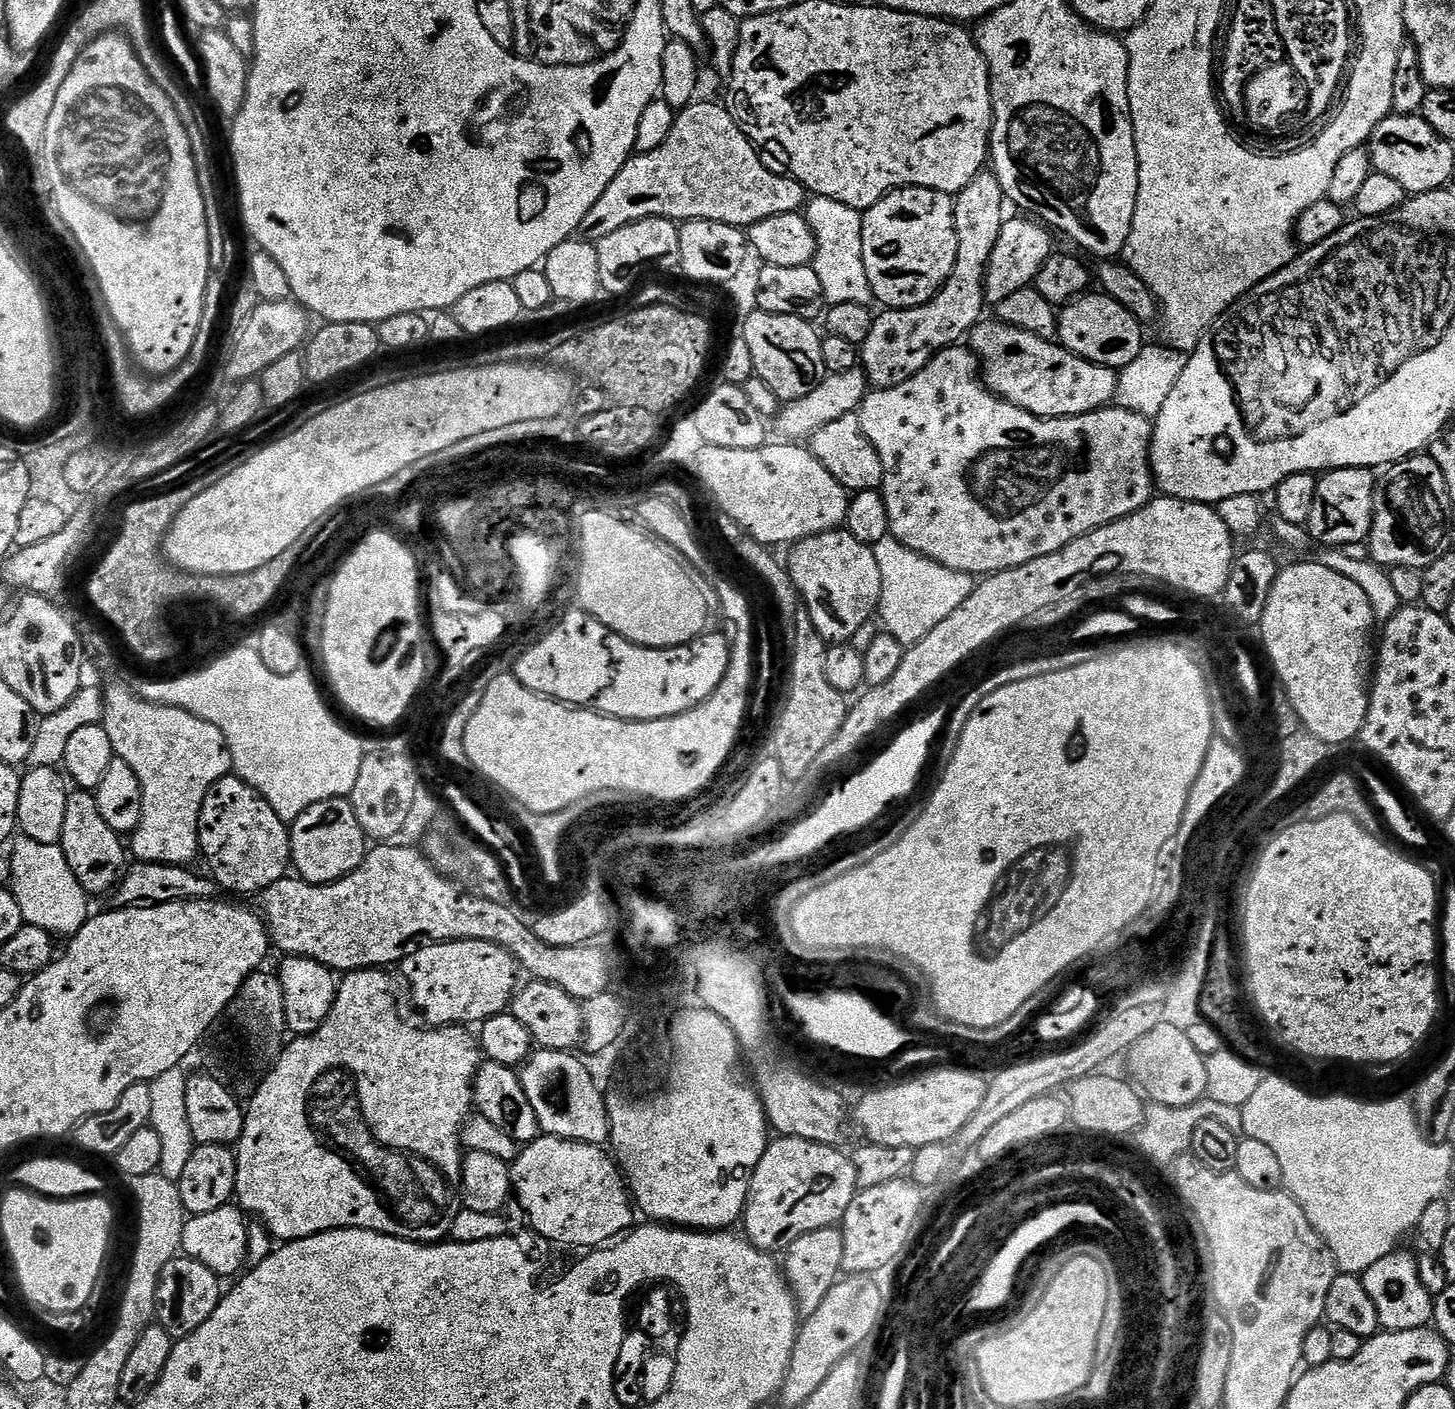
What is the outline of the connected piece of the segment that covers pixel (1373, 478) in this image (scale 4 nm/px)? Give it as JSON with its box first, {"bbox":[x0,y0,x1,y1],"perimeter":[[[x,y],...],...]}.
{"bbox":[1306,468,1377,546],"perimeter":[[[1333,468],[1321,475],[1316,481],[1314,506],[1310,514],[1306,531],[1320,546],[1346,546],[1344,544],[1363,545],[1372,529],[1372,511],[1376,493],[1377,473],[1370,468]]]}

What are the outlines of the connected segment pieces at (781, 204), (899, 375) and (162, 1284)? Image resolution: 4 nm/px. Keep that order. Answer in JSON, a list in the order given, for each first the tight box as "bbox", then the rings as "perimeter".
[{"bbox":[579,100,805,242],"perimeter":[[[702,100],[689,104],[687,108],[679,109],[666,142],[662,142],[658,150],[636,152],[629,156],[622,170],[614,174],[614,182],[610,182],[610,186],[602,190],[602,198],[598,198],[594,206],[590,206],[590,214],[582,218],[579,235],[583,239],[595,242],[606,238],[606,234],[614,234],[614,230],[620,230],[631,220],[645,220],[659,216],[677,222],[713,220],[747,230],[766,218],[774,218],[774,214],[800,212],[805,207],[804,187],[787,174],[779,176],[778,173],[771,172],[760,161],[760,156],[756,153],[759,152],[757,145],[753,144],[732,120],[727,107],[723,103],[711,104],[708,100]]]},{"bbox":[858,170,1006,389],"perimeter":[[[985,170],[979,172],[966,186],[954,196],[954,230],[958,234],[958,258],[954,258],[954,270],[950,270],[950,278],[938,290],[936,297],[917,308],[902,308],[899,310],[884,310],[873,319],[870,334],[858,348],[858,364],[864,376],[873,389],[898,386],[898,382],[906,382],[922,366],[926,366],[943,348],[950,348],[961,343],[960,340],[969,335],[986,309],[984,299],[984,274],[988,271],[990,254],[994,250],[994,242],[998,242],[998,234],[1006,219],[1004,213],[1006,197],[998,182],[995,172]]]},{"bbox":[156,1254,222,1338],"perimeter":[[[180,1254],[162,1270],[156,1291],[156,1320],[173,1338],[189,1336],[214,1314],[222,1295],[221,1277],[214,1274],[202,1262]]]}]

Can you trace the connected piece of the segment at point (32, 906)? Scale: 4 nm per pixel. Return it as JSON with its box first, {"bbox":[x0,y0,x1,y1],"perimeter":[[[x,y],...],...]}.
{"bbox":[10,835,90,938],"perimeter":[[[21,835],[16,840],[10,861],[12,866],[10,890],[14,898],[18,898],[18,906],[22,906],[25,924],[38,926],[51,932],[56,938],[75,936],[78,929],[90,919],[90,911],[88,912],[90,896],[74,878],[74,870],[70,870],[70,862],[66,862],[66,854],[60,845],[34,842],[28,836]]]}

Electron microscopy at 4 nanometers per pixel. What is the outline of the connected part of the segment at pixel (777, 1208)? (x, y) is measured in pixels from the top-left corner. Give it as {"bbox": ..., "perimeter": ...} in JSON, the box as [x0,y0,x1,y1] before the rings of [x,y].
{"bbox":[742,1137,857,1252],"perimeter":[[[777,1137],[763,1152],[752,1181],[748,1183],[748,1201],[742,1217],[743,1235],[763,1252],[785,1251],[806,1233],[835,1227],[844,1219],[857,1191],[857,1174],[845,1151],[800,1137]]]}

